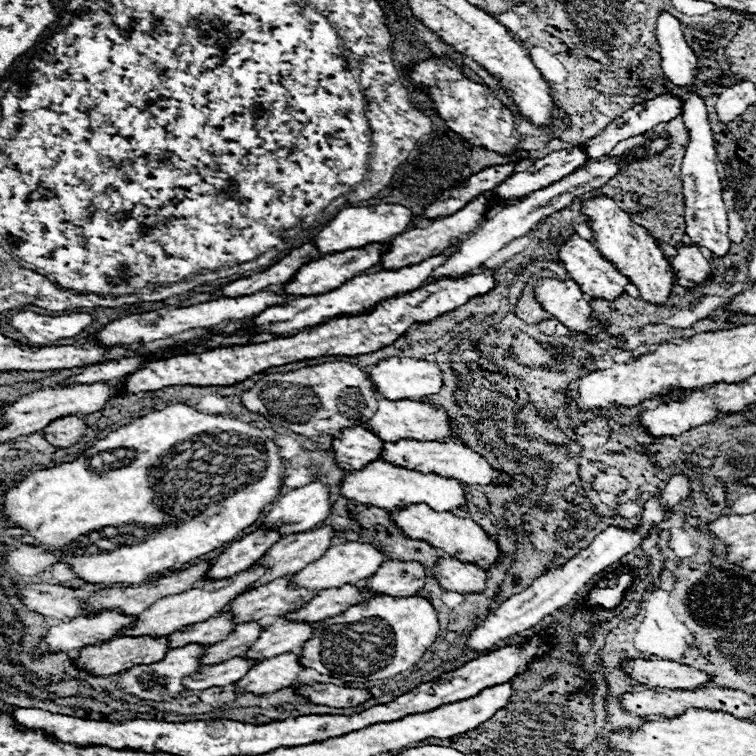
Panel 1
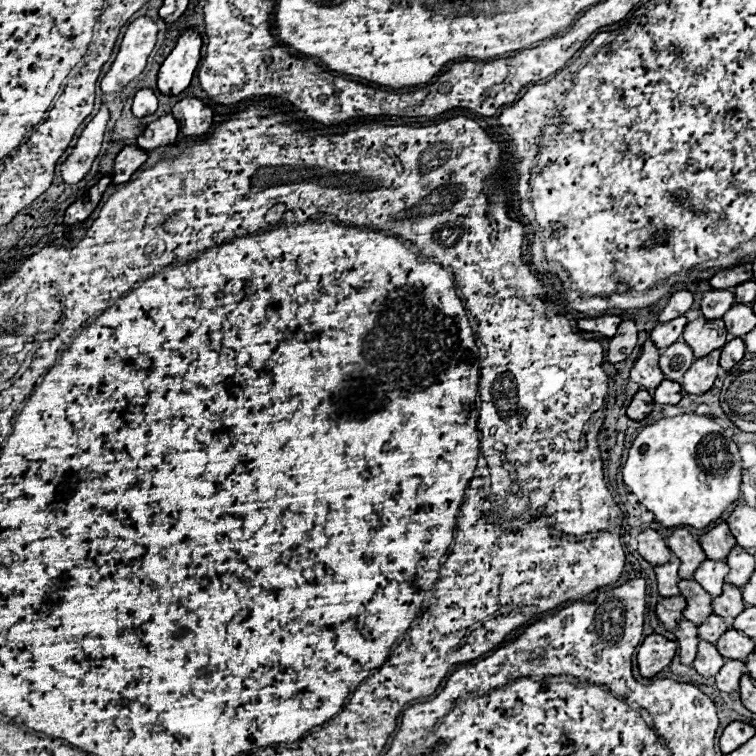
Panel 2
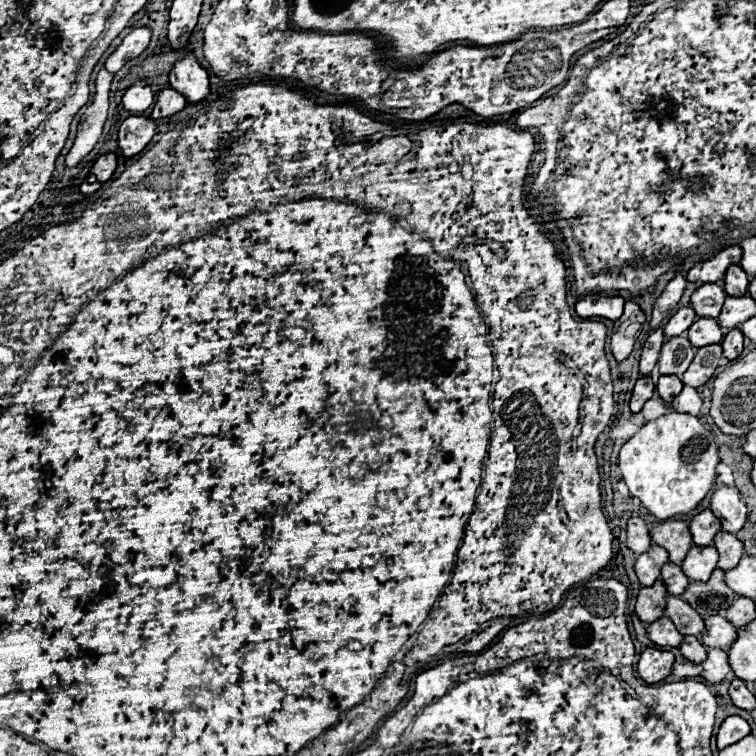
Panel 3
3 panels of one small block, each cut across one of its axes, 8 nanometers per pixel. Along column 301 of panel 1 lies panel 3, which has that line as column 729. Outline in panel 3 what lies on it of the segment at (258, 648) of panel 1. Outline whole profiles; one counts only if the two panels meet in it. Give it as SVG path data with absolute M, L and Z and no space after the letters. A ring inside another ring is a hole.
M722 616L706 618L706 630L700 634L700 640L704 642L704 646L722 648L726 652L728 652L728 646L732 646L730 642L736 640L736 638L738 638L738 628L732 626Z

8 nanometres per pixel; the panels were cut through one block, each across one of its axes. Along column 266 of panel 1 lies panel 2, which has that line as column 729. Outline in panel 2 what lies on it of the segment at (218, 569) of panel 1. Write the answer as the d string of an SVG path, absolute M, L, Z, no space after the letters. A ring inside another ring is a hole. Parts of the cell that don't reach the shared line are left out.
M726 522L716 524L710 532L702 534L698 538L698 542L710 560L724 560L728 556L728 552L736 546L736 540L732 538Z

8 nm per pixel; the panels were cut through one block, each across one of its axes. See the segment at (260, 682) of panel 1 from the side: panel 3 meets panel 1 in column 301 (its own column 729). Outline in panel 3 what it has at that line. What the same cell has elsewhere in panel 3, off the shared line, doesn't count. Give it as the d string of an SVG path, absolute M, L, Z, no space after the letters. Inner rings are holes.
M708 648L708 658L702 662L700 676L706 678L710 684L720 684L726 680L726 674L732 670L728 664L728 652L720 648Z

